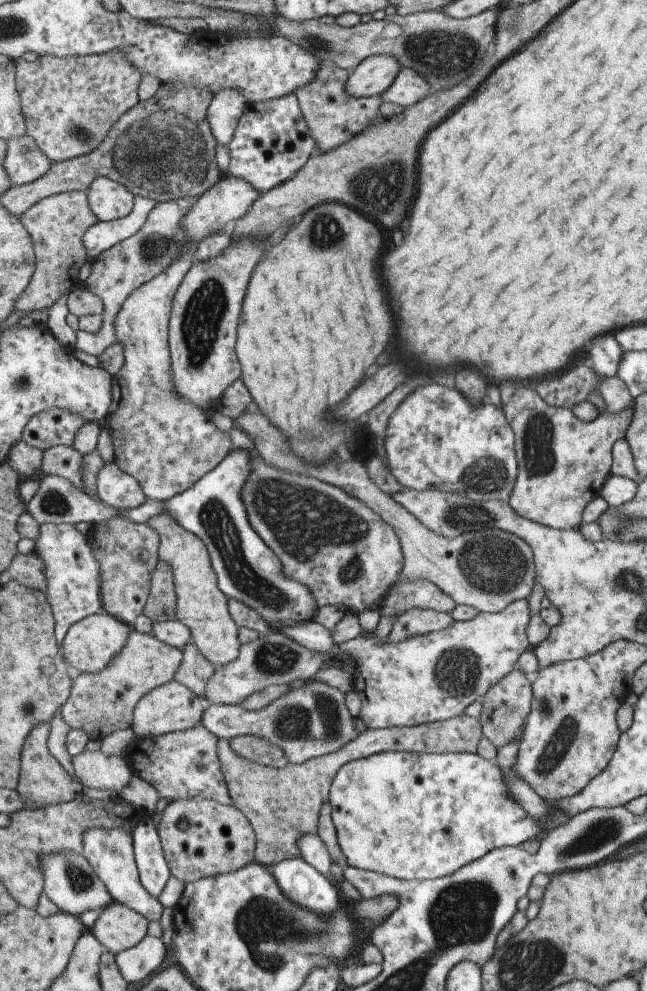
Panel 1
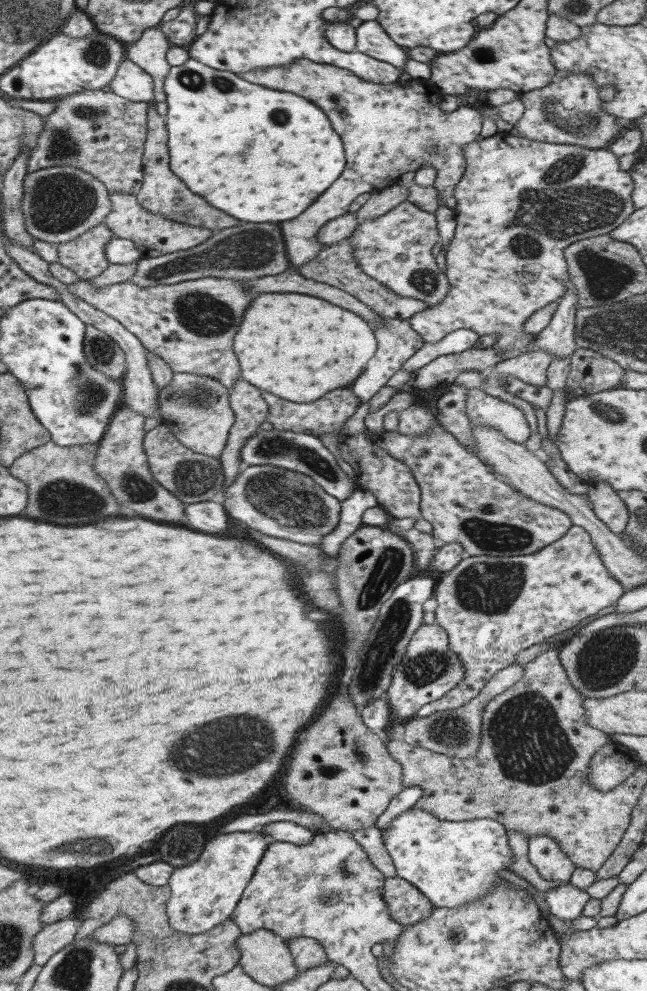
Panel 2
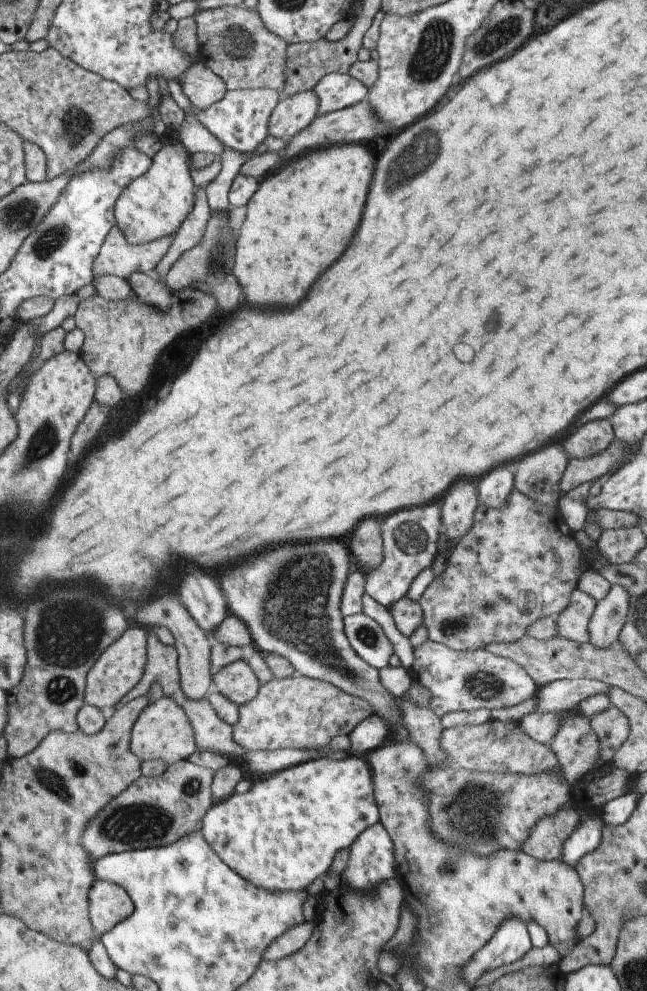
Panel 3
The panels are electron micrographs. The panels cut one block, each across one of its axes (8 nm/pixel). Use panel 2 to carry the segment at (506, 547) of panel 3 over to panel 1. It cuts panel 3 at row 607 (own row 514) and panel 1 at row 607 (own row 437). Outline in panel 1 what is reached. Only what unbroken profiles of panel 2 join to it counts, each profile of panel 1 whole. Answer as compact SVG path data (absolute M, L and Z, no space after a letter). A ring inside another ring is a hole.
M396 580L377 610L379 616L396 617L404 610L418 608L451 612L456 603L427 580Z

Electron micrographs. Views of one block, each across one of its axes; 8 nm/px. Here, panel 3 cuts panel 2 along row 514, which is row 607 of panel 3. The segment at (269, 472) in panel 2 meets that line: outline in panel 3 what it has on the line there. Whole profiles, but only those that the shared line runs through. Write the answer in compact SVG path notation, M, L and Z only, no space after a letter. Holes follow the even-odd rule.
M331 540L331 544L329 542L285 544L275 550L263 552L237 568L225 570L219 578L219 586L227 600L225 606L229 614L239 618L247 626L254 647L261 653L281 656L290 663L295 674L327 682L353 698L361 698L369 706L369 710L373 710L371 718L385 722L389 730L386 737L389 743L399 744L405 740L412 742L403 724L398 701L389 694L389 690L381 686L379 672L351 650L343 634L343 617L339 611L340 597L347 581L348 570L353 567L352 564L351 555L337 540Z

